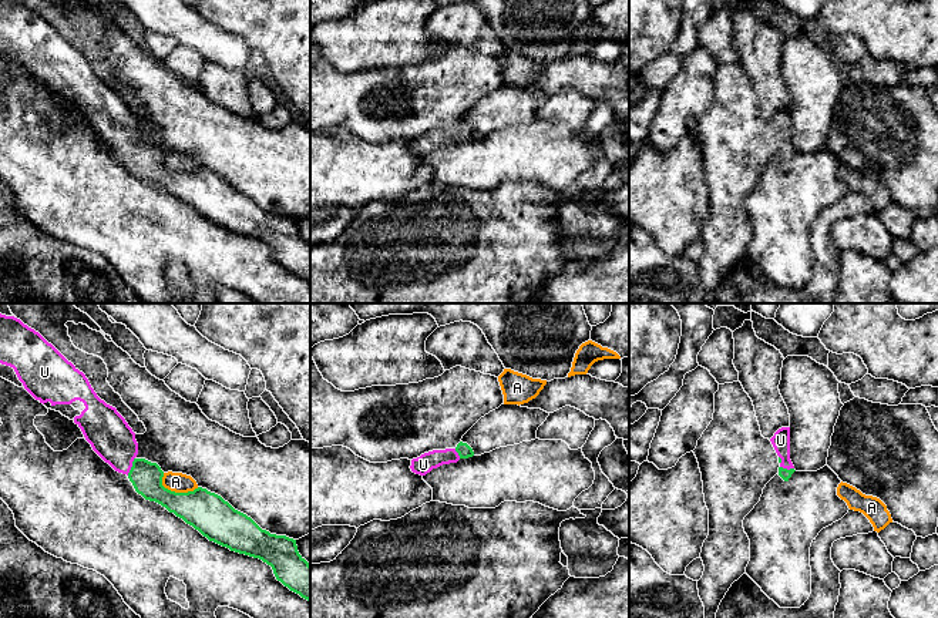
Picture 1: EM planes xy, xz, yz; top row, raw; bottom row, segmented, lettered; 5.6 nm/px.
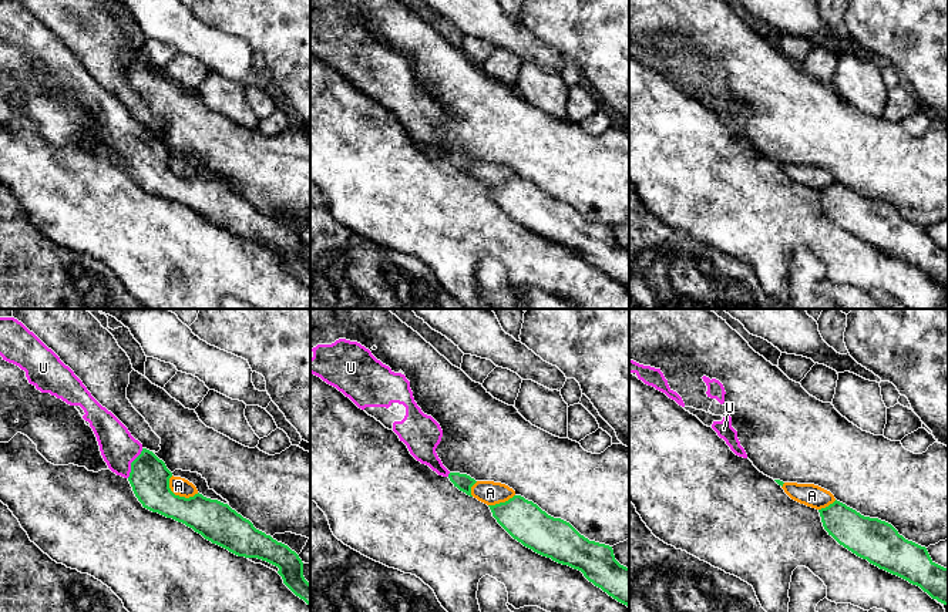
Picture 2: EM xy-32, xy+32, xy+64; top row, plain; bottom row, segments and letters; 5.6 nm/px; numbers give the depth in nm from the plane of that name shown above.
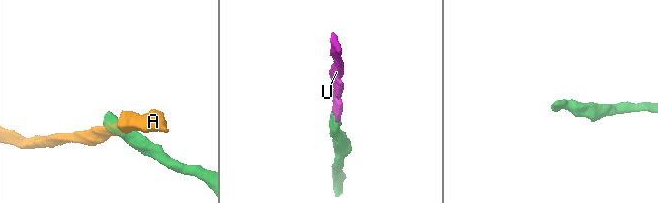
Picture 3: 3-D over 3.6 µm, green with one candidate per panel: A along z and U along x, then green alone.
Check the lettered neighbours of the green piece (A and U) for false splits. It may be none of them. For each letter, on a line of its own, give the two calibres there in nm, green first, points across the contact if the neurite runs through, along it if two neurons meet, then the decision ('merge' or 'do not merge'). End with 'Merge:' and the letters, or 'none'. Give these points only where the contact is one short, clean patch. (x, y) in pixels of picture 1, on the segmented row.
A: calibres 240 and 110 nm; border xy (162, 473), (162, 484), (171, 490), (192, 491), (198, 487); do not merge
U: calibres 180 and 240 nm; way xy (147, 477), (133, 466), (120, 453), (110, 436); merge
Merge: U

